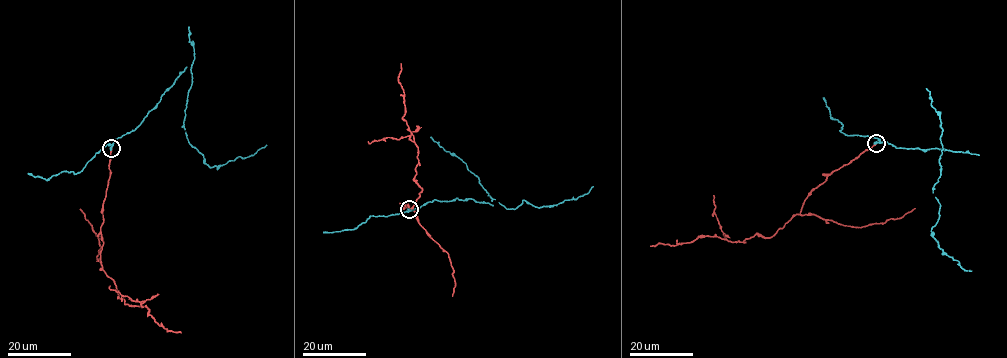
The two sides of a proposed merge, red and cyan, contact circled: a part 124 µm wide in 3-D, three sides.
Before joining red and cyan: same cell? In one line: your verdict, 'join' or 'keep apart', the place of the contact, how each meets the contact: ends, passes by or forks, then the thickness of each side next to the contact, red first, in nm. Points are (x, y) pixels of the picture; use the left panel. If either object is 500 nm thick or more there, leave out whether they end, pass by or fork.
keep apart | (111, 148) | red ends | cyan ends | 190/480 nm

